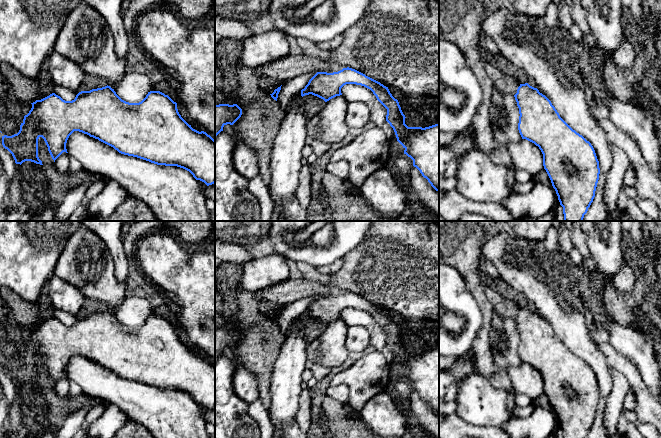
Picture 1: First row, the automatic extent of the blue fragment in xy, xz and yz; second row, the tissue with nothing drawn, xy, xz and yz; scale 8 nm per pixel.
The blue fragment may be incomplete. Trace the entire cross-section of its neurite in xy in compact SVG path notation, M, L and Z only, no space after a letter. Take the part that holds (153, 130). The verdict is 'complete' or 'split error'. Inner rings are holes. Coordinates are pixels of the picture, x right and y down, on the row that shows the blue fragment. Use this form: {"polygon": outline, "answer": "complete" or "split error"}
{"polygon": "M110 86L79 92L72 101L65 101L55 93L31 103L32 108L24 116L20 130L12 136L2 136L2 145L13 156L16 164L31 161L42 164L38 157L38 139L42 137L48 151L55 160L67 152L66 143L74 131L89 135L113 147L119 153L137 157L157 165L177 166L189 171L196 180L207 186L215 183L215 140L204 131L197 131L191 127L179 114L177 103L168 95L160 91L150 91L139 103L129 103L122 100Z", "answer": "complete"}

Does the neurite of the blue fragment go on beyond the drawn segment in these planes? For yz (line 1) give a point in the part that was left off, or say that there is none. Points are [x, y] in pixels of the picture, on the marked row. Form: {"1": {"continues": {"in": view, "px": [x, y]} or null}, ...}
{"1": {"continues": null}}

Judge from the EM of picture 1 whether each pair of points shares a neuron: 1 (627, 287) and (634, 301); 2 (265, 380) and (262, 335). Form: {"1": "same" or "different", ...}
{"1": "different", "2": "same"}

